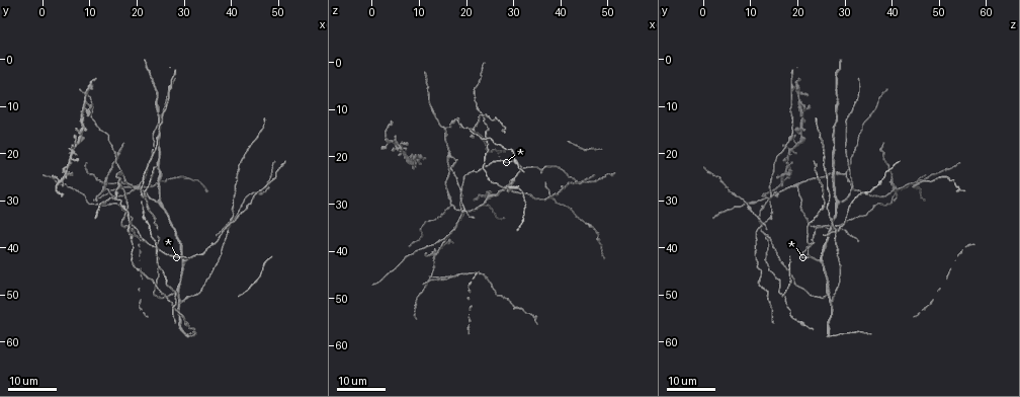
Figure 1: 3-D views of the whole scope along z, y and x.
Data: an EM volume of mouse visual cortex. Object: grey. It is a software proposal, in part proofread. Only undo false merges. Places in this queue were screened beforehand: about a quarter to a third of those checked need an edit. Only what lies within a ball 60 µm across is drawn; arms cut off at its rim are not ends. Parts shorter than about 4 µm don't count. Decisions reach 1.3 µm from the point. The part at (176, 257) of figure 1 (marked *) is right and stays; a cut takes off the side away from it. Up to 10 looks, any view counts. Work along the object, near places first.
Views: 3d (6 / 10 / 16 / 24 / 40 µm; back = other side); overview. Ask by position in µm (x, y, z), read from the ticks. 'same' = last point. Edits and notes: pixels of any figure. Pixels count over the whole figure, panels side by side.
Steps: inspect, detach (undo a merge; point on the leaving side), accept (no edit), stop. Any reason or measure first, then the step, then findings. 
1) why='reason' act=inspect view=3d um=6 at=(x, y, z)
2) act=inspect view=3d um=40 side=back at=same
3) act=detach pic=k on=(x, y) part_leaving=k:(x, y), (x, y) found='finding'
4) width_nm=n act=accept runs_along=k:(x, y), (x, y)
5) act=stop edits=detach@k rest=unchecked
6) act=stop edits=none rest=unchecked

act=inspect view=3d um=24 at=(31.5, 42.0, 22.5)

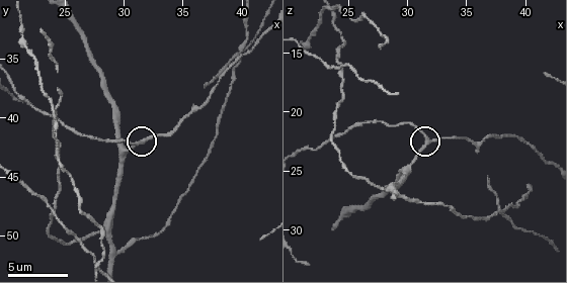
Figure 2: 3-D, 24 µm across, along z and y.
act=inspect view=3d um=10 at=(31.6, 42.0, 22.4)

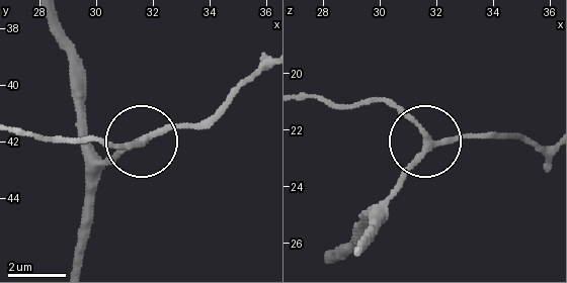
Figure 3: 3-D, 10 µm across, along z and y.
act=inspect view=3d um=6 at=(31.7, 42.0, 22.6)

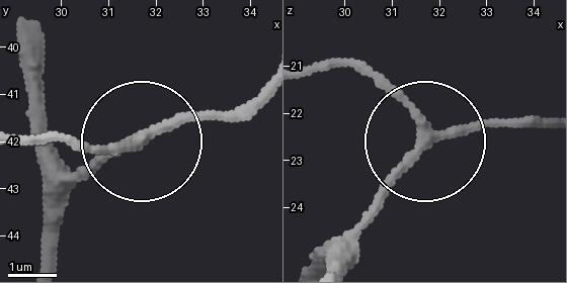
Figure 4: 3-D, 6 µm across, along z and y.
width_nm=200 act=accept runs_along=4:(22, 140), (107, 153), (204, 116), (248, 116) found='continuous, no second cell'

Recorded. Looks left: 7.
why='thin arm on a thick one' act=inspect view=3d um=16 at=(24.5, 30.5, 28.5)

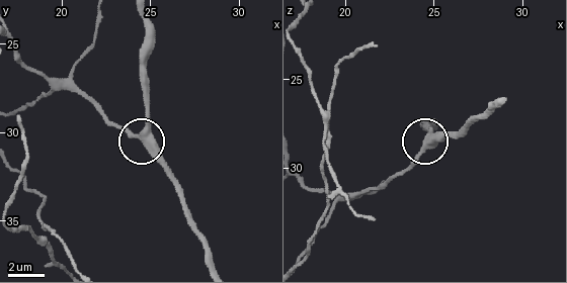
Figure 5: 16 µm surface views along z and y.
act=inspect view=3d um=10 at=(24.5, 30.3, 28.8)

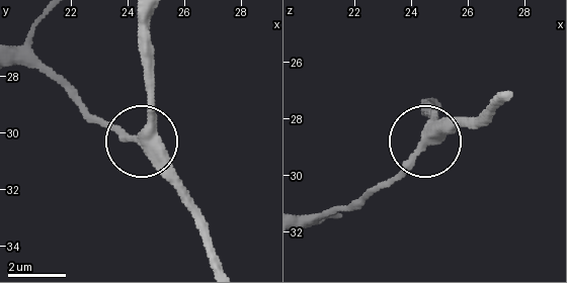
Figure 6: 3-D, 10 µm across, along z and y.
width_nm=360 act=accept found='one cell here'

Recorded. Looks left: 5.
why='side arm on a straight run' act=inspect view=3d um=6 at=(23.8, 34.6, 12.4)

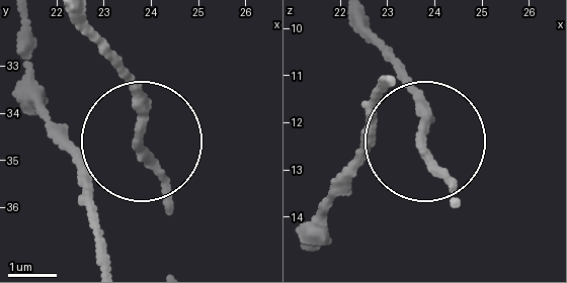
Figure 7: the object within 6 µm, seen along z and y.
act=inspect view=3d um=6 side=back at=(23.75, 34.75, 12.45)

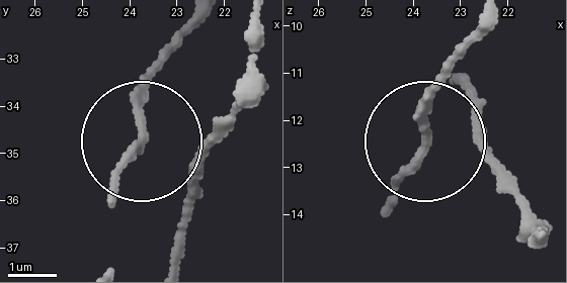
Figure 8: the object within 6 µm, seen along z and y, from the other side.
side_arm_um=19 act=accept found='all the same cell'

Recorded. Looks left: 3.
why='side arm on a straight run' act=inspect view=3d um=24 at=(39.5, 36.0, 28.0)

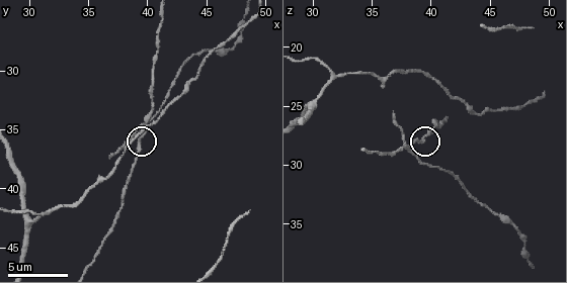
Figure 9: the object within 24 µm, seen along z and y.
why='zoom in' act=inspect view=3d um=6 at=same

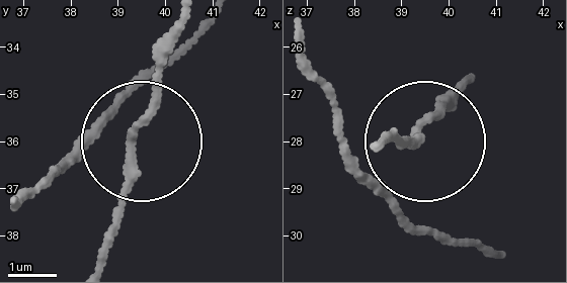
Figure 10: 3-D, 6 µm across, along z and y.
act=accept runs_along=10:(97, 266), (130, 158), (101, 129), (113, 101) found='continuous, no second cell'

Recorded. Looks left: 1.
act=stop edits=none rest=unchecked

